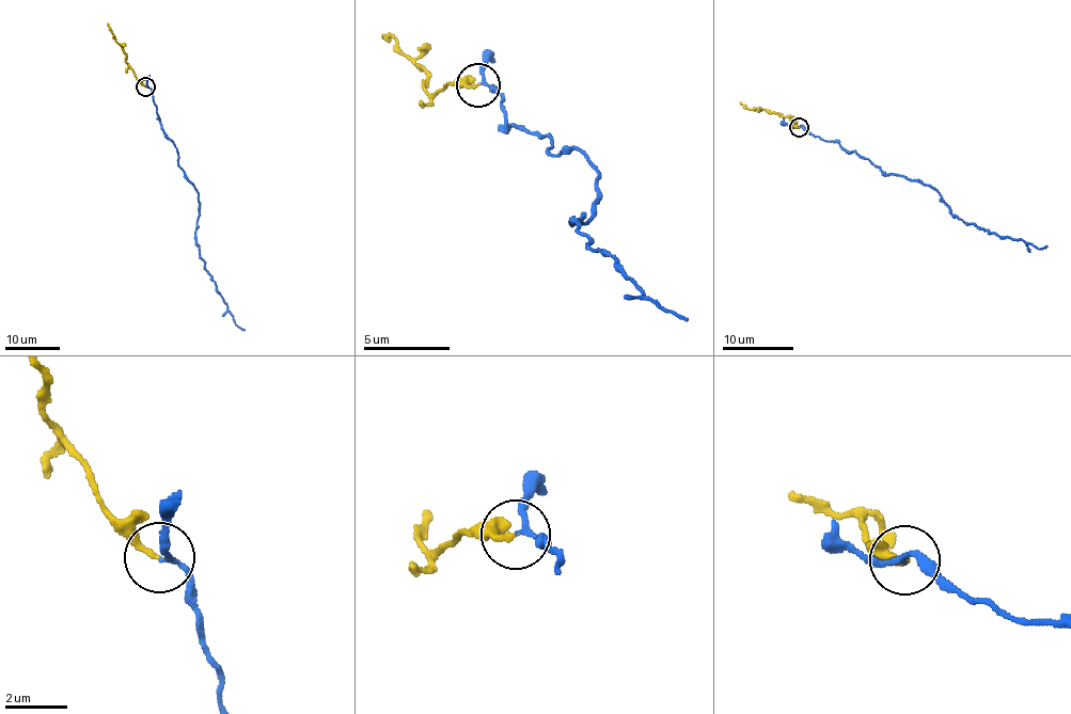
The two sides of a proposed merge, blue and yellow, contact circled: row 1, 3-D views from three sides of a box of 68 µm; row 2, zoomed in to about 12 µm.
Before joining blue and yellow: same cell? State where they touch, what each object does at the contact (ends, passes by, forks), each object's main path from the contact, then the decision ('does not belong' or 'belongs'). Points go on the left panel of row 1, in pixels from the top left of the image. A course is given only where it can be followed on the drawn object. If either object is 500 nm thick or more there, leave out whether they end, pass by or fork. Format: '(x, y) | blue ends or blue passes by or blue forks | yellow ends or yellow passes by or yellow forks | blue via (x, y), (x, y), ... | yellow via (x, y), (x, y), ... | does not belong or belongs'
(145, 86) | blue passes by | yellow ends | blue via (145, 86), (160, 128), (177, 148), (178, 165), (198, 191), (195, 237), (204, 268), (245, 330) | yellow via (145, 86), (127, 63), (124, 50), (107, 24) | belongs

